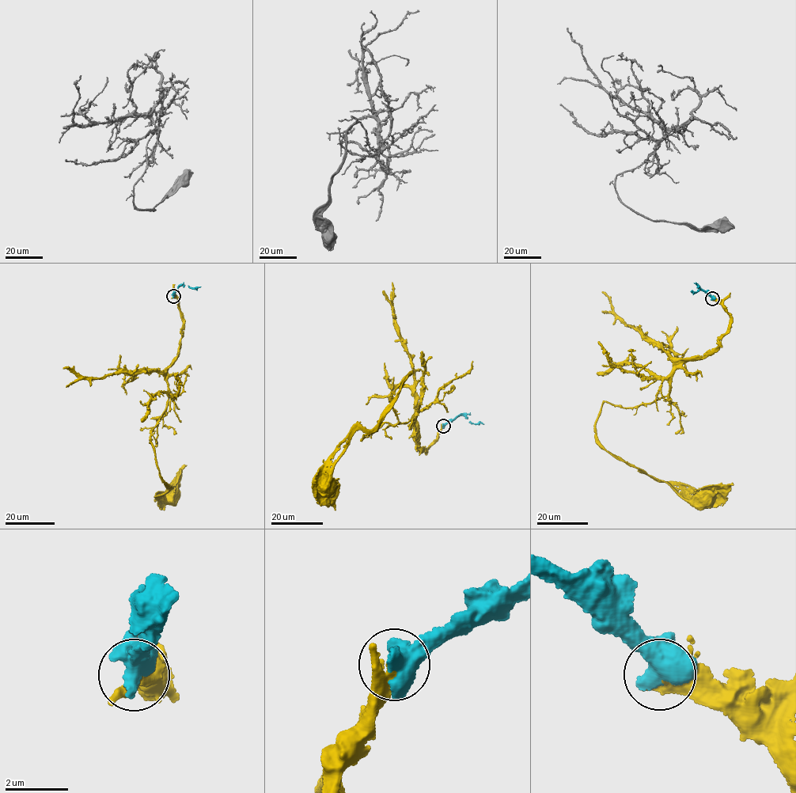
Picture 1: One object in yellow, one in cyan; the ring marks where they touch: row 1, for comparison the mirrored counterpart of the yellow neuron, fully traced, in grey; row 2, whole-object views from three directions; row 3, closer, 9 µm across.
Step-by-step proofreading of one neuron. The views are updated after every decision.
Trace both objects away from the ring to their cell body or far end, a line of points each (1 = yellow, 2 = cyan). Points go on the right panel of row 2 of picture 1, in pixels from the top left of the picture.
1: (712, 298), (729, 317), (719, 344), (675, 369), (665, 396), (605, 401), (596, 425), (611, 454), (705, 501)
2: (712, 298), (699, 286), (699, 290), (694, 293), (691, 291)

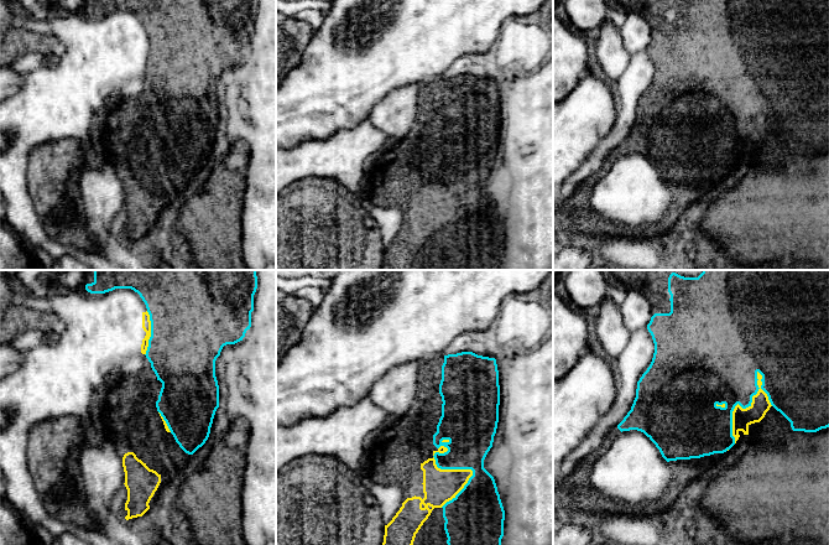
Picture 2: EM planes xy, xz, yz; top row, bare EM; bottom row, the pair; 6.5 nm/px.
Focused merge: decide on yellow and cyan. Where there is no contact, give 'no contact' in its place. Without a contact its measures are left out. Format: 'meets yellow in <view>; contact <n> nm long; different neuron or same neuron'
meets yellow in yz; contact 500 nm long; same neuron

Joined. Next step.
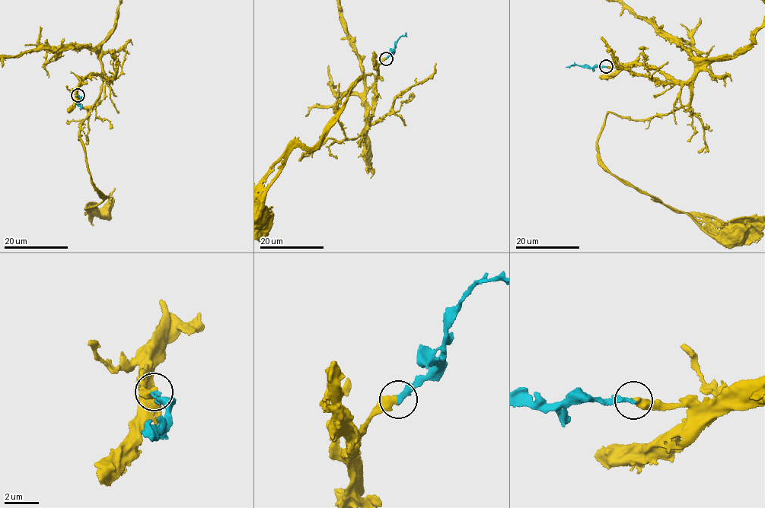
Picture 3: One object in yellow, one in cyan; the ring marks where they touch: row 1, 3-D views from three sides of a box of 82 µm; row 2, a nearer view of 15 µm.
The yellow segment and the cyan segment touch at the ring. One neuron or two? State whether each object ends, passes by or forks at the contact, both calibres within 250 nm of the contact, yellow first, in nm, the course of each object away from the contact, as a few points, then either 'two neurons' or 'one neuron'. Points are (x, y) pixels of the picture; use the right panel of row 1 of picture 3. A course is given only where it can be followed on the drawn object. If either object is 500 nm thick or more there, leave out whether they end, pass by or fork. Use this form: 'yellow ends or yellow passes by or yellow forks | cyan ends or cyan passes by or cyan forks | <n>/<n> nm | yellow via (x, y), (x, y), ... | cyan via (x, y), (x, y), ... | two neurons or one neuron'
yellow ends | cyan ends | 480/280 nm | yellow via (607, 66), (658, 69), (689, 87), (690, 101), (642, 119), (610, 112), (600, 159), (712, 234), (735, 236) | cyan via (607, 66), (565, 67) | one neuron

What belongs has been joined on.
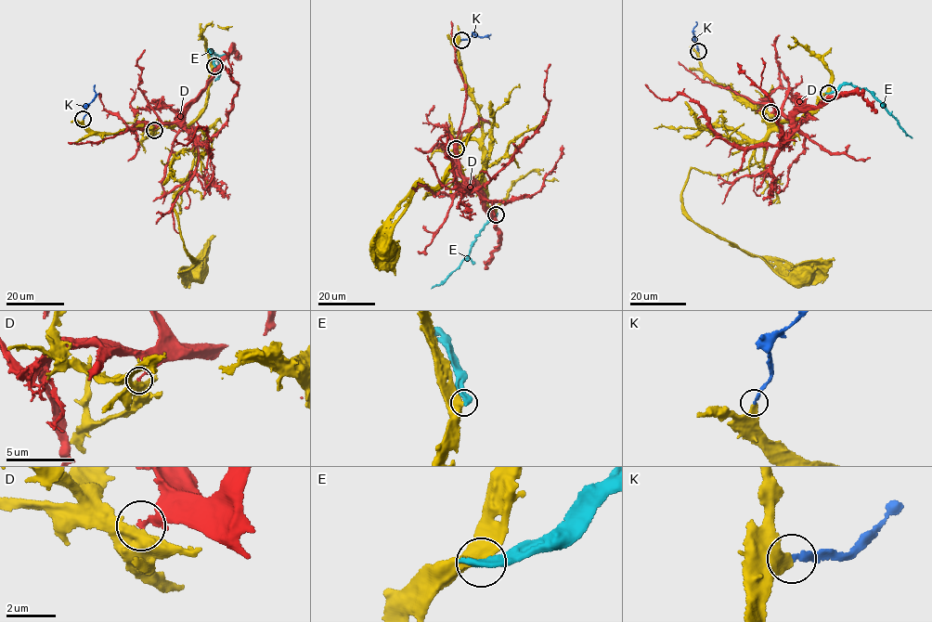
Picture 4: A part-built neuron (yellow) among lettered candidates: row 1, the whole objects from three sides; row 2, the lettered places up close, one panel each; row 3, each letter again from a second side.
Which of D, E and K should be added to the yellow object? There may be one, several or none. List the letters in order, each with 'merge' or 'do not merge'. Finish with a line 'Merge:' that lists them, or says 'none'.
D: do not merge
E: do not merge
K: merge
Merge: K

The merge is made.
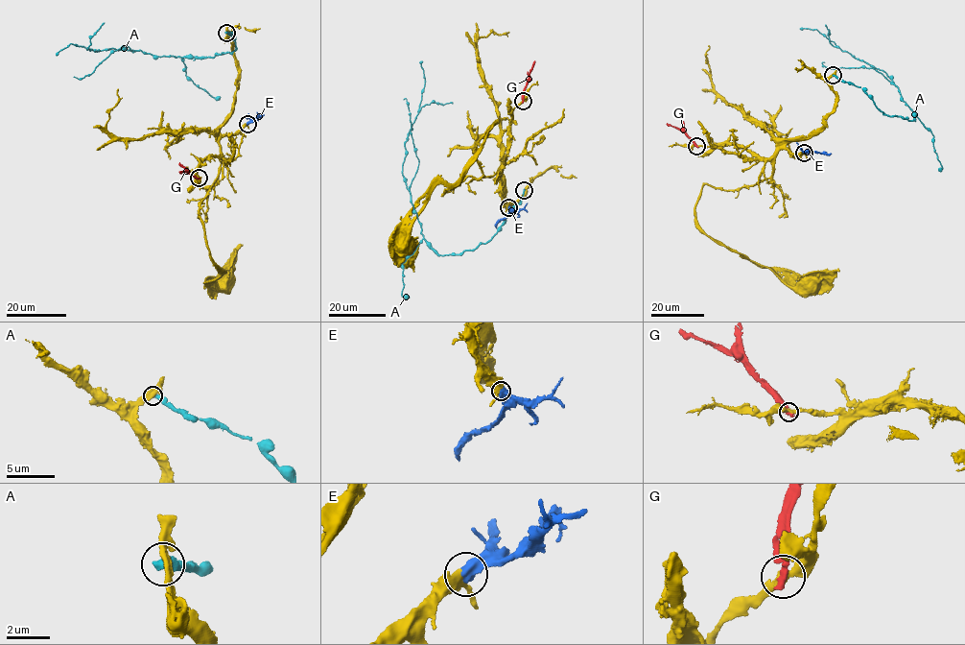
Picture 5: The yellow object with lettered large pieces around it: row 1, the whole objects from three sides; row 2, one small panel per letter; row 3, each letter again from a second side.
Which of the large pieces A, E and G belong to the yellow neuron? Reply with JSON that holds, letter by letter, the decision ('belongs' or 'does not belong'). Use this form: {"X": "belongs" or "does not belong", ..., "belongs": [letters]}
{"A": "does not belong", "E": "belongs", "G": "does not belong", "belongs": ["E"]}

